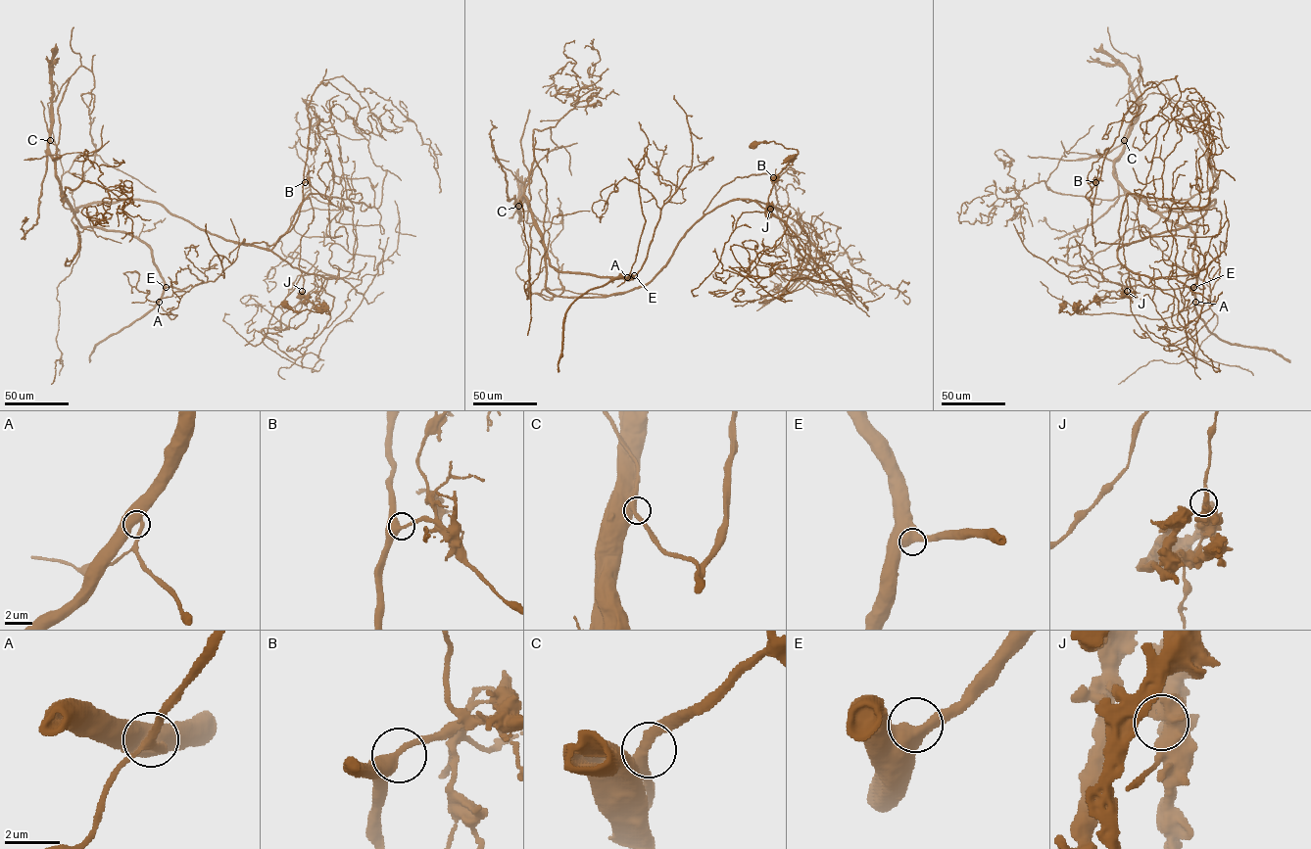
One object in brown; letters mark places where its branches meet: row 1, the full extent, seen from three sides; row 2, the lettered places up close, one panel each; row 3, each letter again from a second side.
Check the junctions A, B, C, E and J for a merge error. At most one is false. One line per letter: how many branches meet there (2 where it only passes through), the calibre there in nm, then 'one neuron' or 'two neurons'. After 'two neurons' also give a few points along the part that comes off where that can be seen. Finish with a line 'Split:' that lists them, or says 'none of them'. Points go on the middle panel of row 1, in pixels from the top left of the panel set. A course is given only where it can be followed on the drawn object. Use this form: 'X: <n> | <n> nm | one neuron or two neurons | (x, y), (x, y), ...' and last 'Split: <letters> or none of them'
A: 2 | 550 nm | one neuron
B: 2 | 400 nm | one neuron
C: 2 | 380 nm | one neuron
E: 2 | 550 nm | one neuron
J: 2 | 160 nm | two neurons | (770, 209), (768, 195), (777, 175), (798, 151), (774, 141), (757, 142), (750, 148)
Split: J

